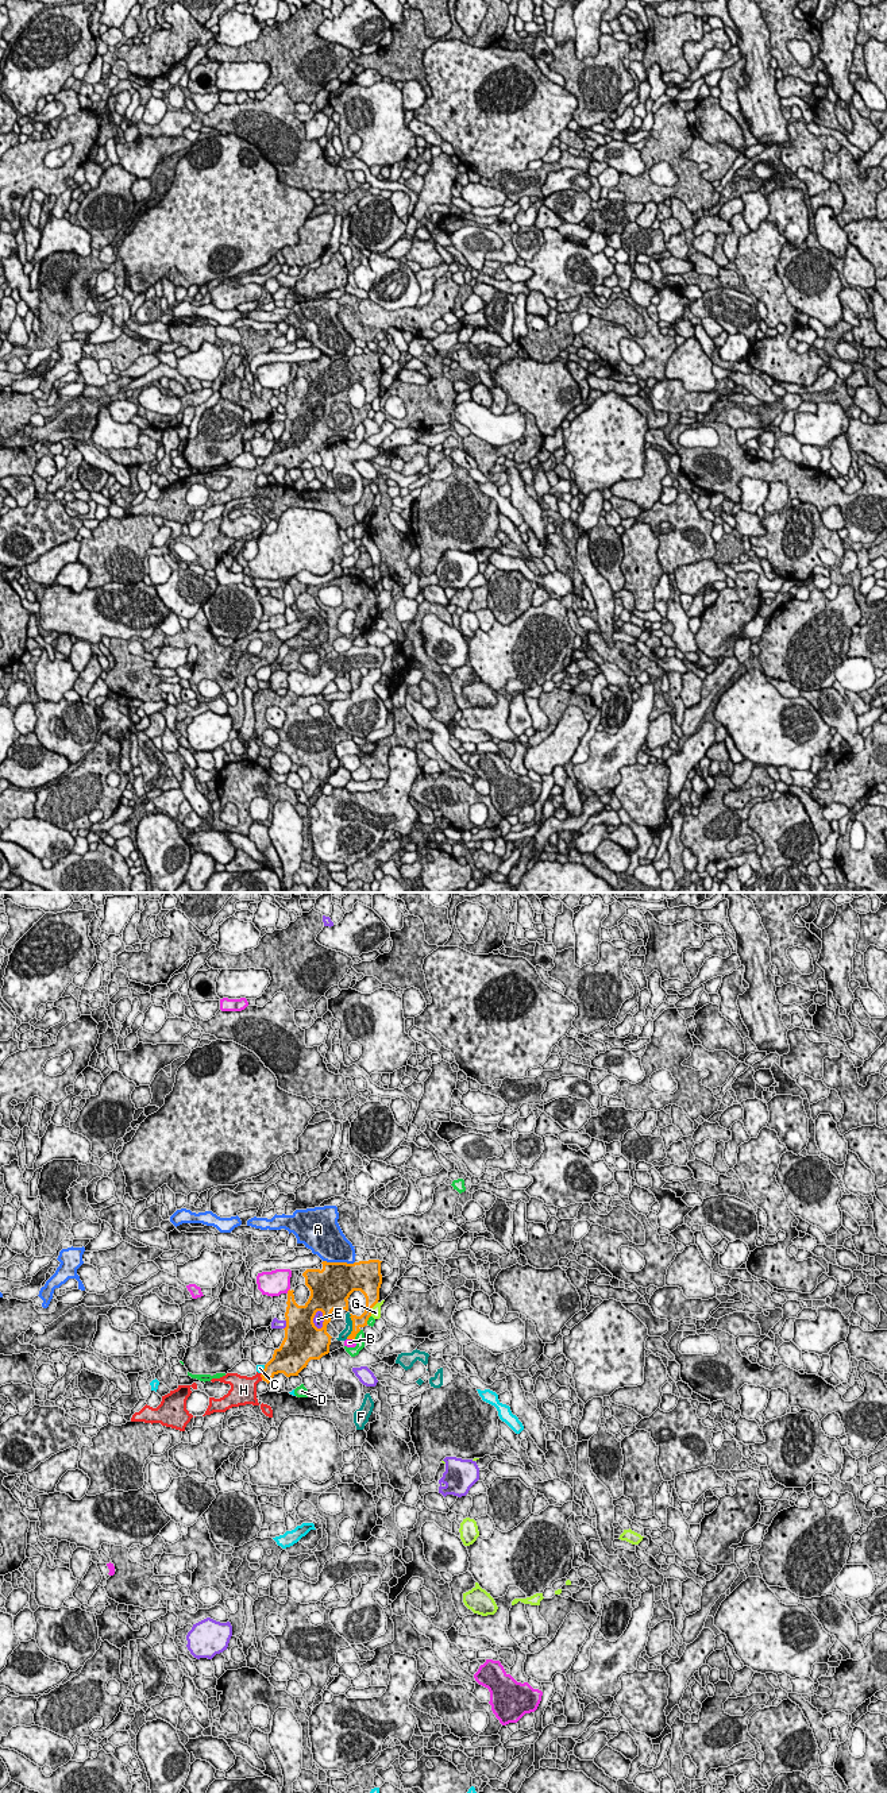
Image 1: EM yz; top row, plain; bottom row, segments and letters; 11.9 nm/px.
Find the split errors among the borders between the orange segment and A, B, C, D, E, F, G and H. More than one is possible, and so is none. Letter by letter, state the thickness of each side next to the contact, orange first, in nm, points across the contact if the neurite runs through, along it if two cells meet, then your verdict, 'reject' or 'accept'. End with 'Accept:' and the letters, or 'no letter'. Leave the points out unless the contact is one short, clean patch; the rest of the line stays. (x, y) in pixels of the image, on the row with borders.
A: calibres 460 and 400 nm; reject
B: calibres 190 and 300 nm; reject
C: calibres 280 and 100 nm; reject
D: calibres 130 and 130 nm; reject
E: calibres 280 and 120 nm; reject
F: calibres 130 and 100 nm; reject
G: calibres 220 and 130 nm; reject
H: calibres 200 and 280 nm; way yz (277, 1364), (261, 1376), (245, 1388); accept
Accept: H

